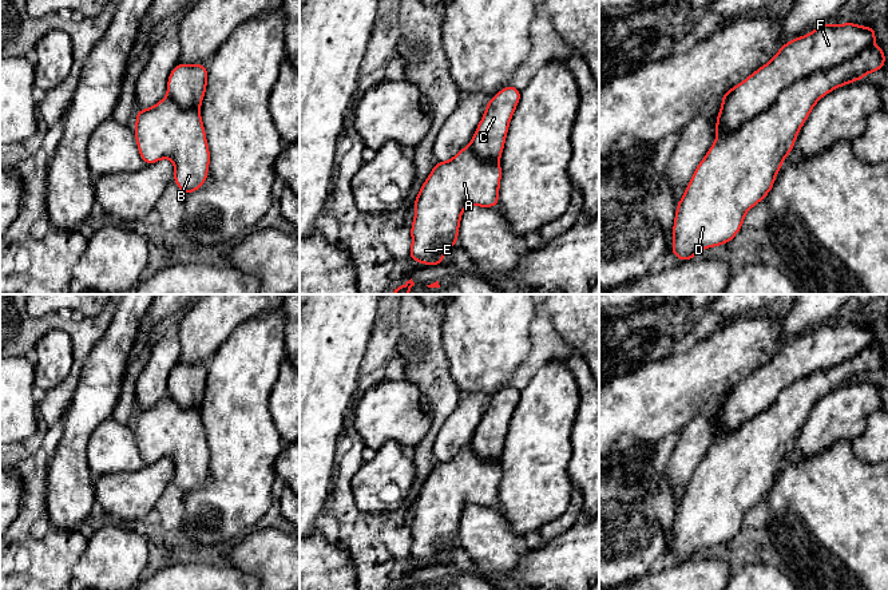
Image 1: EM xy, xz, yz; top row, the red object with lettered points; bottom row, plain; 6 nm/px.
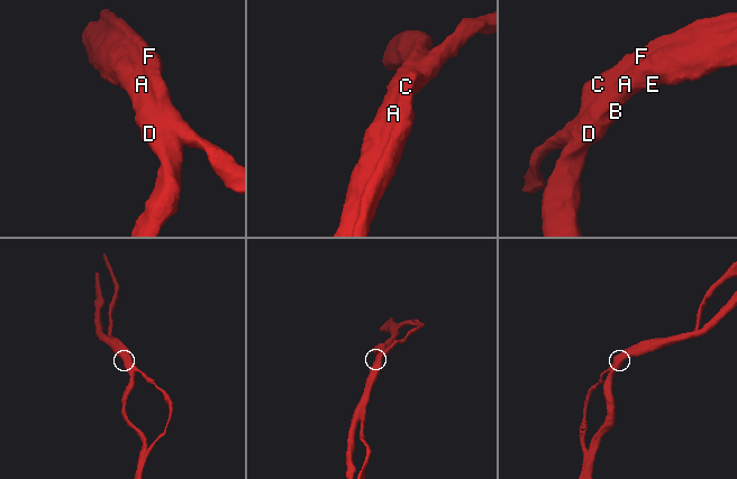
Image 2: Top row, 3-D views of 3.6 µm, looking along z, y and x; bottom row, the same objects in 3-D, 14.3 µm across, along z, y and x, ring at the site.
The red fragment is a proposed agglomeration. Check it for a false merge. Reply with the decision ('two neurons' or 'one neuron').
one neuron

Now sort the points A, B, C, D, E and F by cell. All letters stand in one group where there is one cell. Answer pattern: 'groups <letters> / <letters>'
groups A B C D E F

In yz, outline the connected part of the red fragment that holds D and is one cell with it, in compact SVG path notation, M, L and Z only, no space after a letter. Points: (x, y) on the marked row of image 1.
M832 23L785 43L772 60L721 98L717 138L697 166L679 199L673 225L673 254L685 262L702 249L732 242L745 214L772 191L784 159L814 104L830 91L883 70L885 51L876 47L876 29Z

